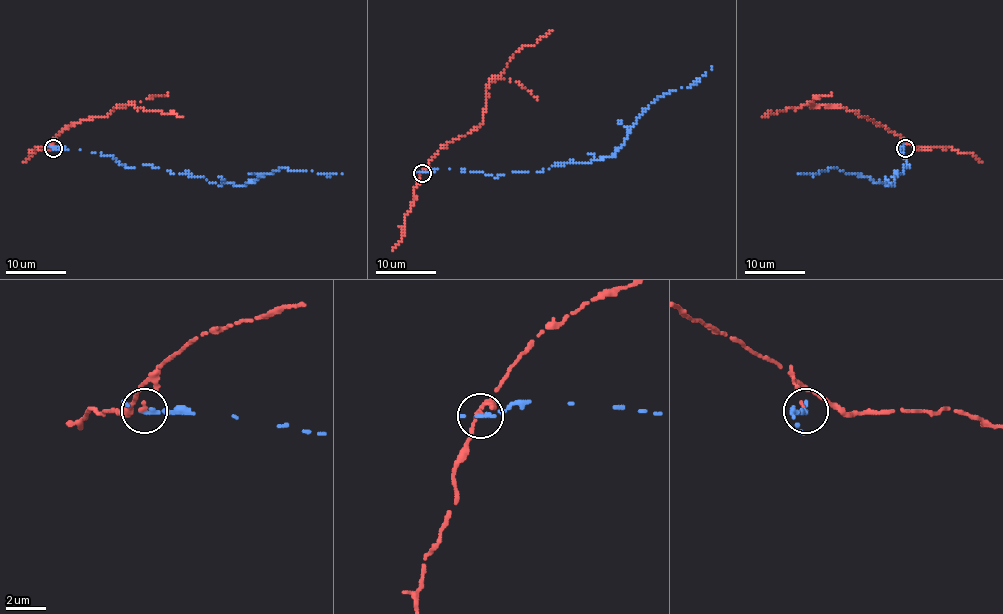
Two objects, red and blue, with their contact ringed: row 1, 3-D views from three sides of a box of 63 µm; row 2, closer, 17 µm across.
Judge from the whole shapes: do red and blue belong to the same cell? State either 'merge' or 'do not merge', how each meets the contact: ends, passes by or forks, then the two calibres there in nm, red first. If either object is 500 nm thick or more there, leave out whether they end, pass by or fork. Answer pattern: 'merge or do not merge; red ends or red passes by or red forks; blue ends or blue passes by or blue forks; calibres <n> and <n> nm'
do not merge; red passes by; blue ends; calibres 110 and 240 nm

